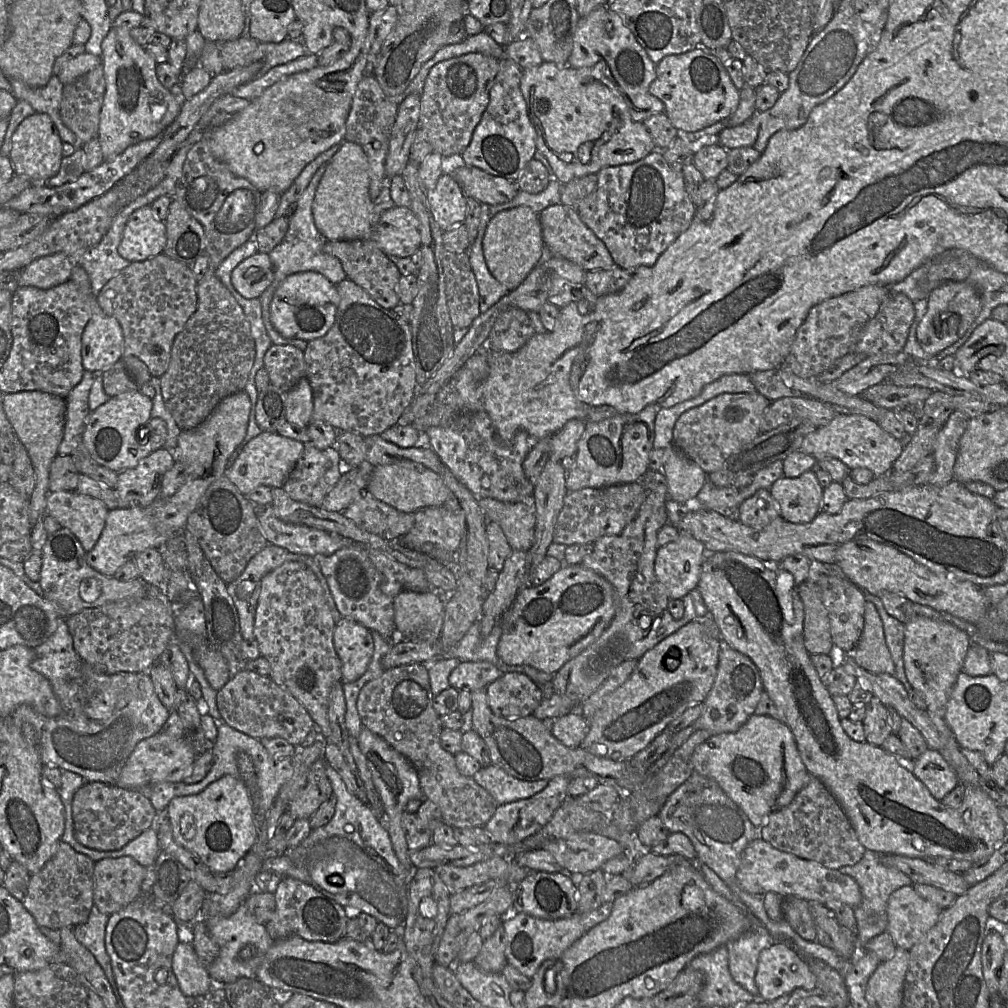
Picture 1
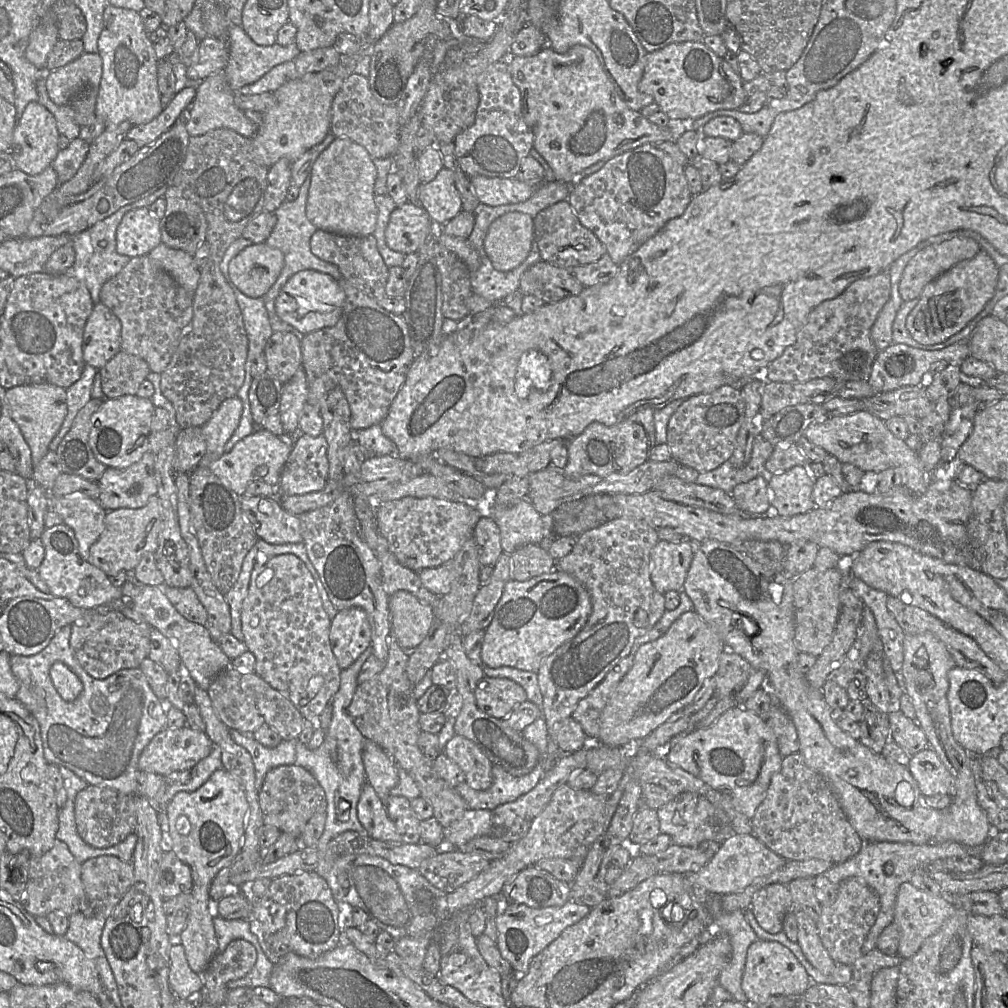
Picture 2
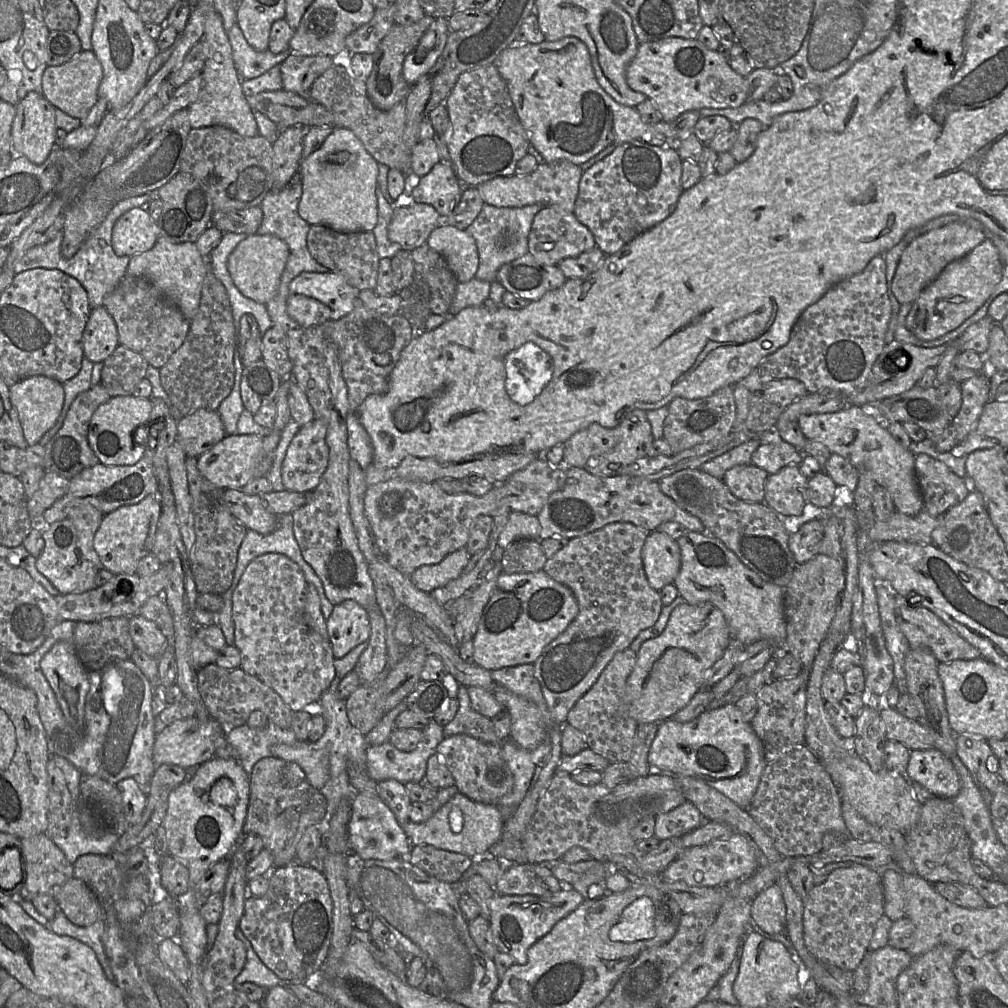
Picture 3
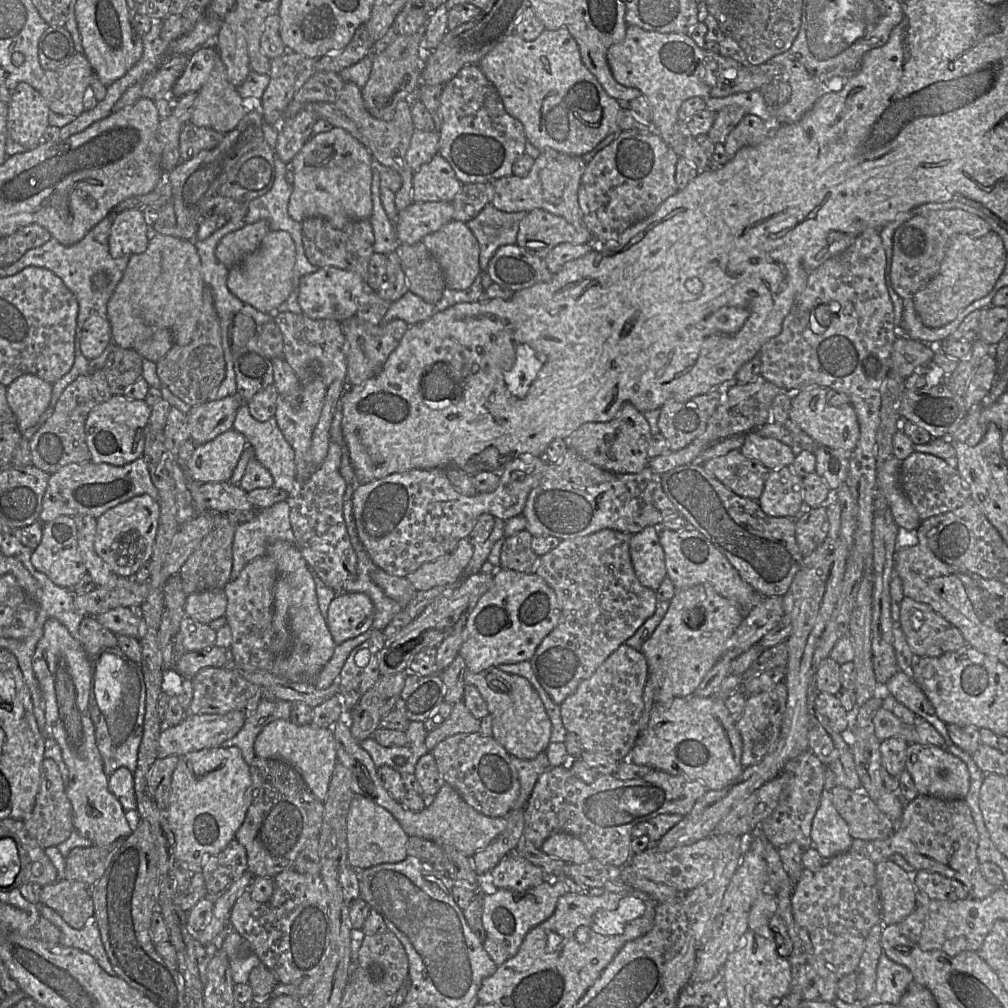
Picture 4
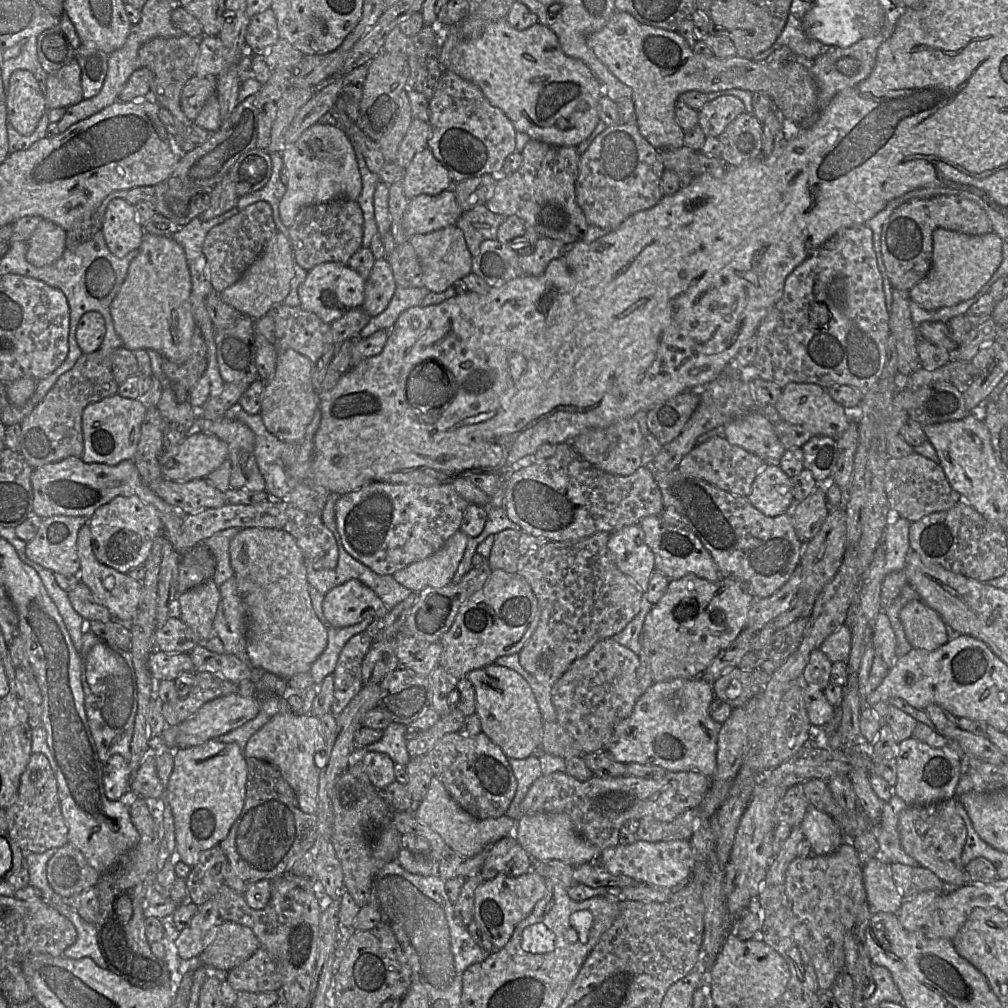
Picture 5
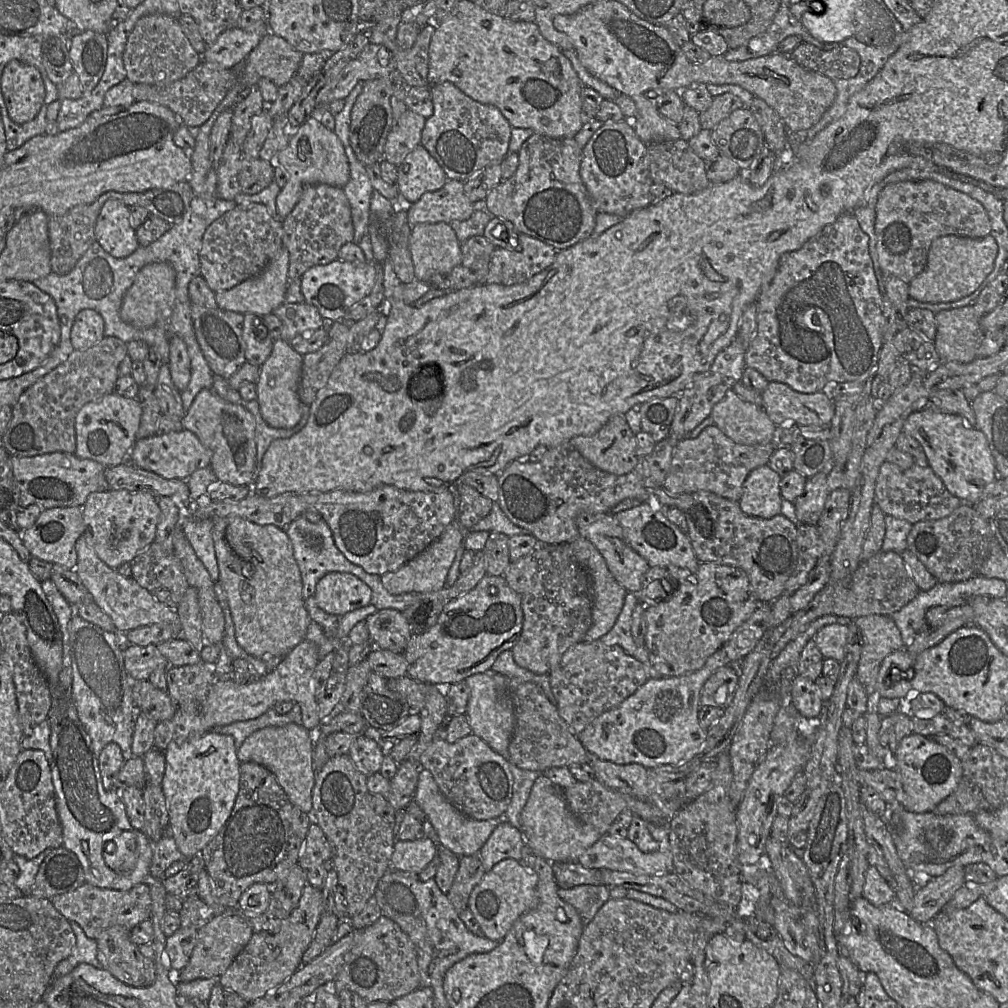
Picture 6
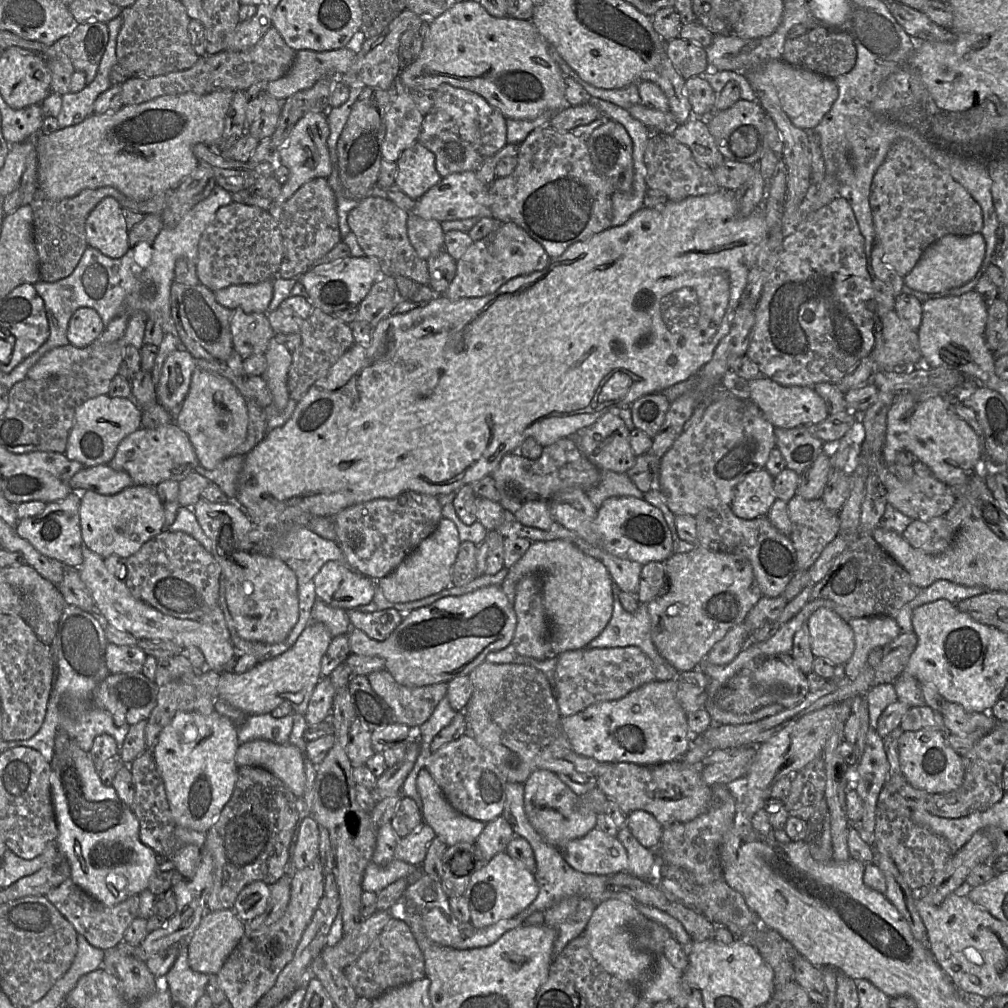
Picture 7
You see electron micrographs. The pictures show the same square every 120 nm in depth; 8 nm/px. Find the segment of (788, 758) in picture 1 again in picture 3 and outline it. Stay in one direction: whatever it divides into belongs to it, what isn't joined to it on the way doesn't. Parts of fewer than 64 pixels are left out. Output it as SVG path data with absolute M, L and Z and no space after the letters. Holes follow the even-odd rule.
M724 704L717 709L706 709L695 719L685 723L672 718L658 723L648 754L648 763L651 766L651 774L683 775L700 779L743 809L749 808L767 765L761 740L751 724L744 721L741 711L735 704Z

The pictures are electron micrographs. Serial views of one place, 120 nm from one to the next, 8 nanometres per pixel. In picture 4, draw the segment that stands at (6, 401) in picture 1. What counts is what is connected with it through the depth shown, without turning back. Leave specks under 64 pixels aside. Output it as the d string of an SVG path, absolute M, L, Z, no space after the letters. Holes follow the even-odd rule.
M23 374L7 387L7 402L16 417L20 432L39 421L50 404L52 388L52 383L33 374Z

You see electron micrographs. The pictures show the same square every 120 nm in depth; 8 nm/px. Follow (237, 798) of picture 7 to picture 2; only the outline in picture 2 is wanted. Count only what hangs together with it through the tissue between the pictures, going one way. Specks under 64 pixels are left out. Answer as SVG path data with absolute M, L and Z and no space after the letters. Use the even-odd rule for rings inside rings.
M296 765L278 766L269 770L258 790L258 797L264 824L299 838L308 821L316 813L324 813L327 809L326 795L317 779L310 771Z

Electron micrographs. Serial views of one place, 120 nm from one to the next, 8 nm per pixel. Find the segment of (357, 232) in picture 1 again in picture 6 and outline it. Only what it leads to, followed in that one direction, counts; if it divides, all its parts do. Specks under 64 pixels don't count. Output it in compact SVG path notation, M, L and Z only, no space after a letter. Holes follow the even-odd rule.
M317 115L291 132L287 146L278 152L275 161L287 172L287 182L276 198L280 222L294 209L305 186L327 184L343 189L350 179L349 162L340 138L324 126Z

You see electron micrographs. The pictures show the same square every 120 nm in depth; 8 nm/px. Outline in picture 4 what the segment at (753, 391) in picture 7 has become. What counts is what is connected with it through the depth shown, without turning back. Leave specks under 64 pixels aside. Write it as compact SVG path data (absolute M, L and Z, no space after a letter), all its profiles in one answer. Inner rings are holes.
M812 385L792 394L789 419L810 436L817 445L838 450L848 459L855 449L860 435L857 415L851 404L829 405L826 391L828 388Z

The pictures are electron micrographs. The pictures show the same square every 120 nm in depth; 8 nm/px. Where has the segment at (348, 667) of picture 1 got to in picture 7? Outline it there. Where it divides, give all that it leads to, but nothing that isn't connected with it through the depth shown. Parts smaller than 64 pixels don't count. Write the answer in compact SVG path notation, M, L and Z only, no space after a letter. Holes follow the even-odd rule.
M326 562L314 577L315 592L324 603L345 610L368 604L374 596L374 580L338 562Z

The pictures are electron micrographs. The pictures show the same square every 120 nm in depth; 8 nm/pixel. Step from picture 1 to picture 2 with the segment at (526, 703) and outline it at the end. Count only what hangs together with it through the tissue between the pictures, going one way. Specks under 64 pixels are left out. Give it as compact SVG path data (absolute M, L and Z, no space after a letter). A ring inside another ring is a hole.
M483 677L476 685L478 708L497 719L506 719L520 703L527 701L521 685L508 678Z

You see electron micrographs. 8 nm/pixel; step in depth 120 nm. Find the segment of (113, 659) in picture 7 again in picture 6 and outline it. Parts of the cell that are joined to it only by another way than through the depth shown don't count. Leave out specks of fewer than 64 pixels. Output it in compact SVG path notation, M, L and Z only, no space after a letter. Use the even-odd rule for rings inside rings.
M125 644L123 646L124 666L129 677L134 680L148 680L157 668L172 666L160 653L156 645L139 646Z

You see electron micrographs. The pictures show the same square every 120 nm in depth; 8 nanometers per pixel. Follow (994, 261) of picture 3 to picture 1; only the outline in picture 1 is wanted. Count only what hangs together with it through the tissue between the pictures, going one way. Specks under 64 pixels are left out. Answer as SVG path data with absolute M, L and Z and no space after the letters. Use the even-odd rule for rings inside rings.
M965 281L943 282L930 292L927 300L927 311L917 327L916 335L922 349L936 356L965 334L979 315L982 301L976 288Z

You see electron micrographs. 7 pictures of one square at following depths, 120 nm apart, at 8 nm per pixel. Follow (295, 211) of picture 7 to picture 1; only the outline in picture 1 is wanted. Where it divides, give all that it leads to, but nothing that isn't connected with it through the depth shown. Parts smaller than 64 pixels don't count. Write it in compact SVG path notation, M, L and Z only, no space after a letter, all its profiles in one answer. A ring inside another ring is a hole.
M328 240L323 251L336 257L342 265L346 278L362 287L370 297L385 309L393 309L400 303L396 286L402 274L397 266L376 245L374 240Z

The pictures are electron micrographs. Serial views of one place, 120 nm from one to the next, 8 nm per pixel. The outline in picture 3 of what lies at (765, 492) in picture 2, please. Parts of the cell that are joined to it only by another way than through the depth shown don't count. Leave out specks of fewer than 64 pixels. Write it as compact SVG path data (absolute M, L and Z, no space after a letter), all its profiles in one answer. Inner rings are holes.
M738 465L726 471L722 481L738 499L763 503L768 473L753 465Z

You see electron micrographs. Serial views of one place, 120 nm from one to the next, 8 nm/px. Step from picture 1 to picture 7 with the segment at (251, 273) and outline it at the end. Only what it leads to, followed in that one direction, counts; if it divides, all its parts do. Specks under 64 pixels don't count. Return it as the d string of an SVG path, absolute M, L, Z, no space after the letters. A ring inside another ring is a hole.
M274 278L256 284L236 284L214 291L216 300L227 309L241 307L246 313L265 313L273 297Z

